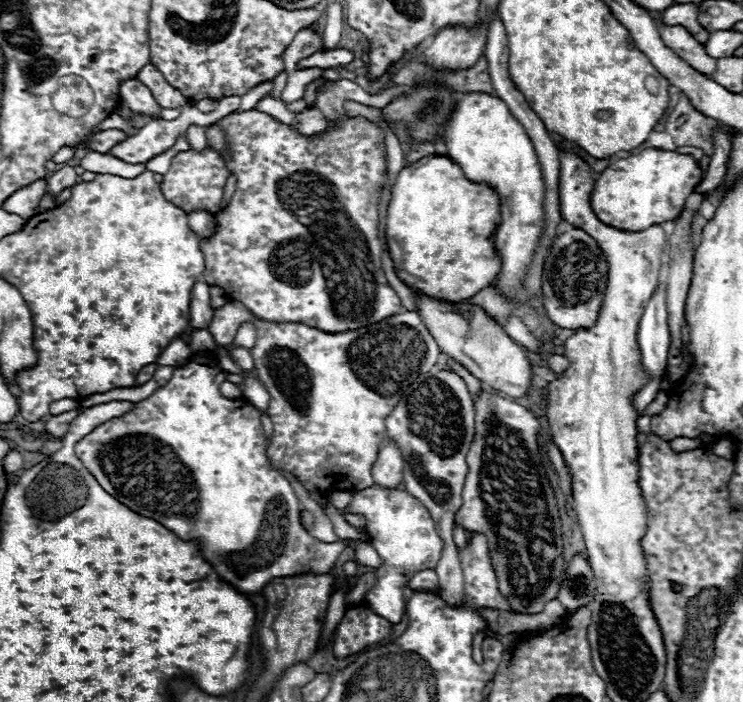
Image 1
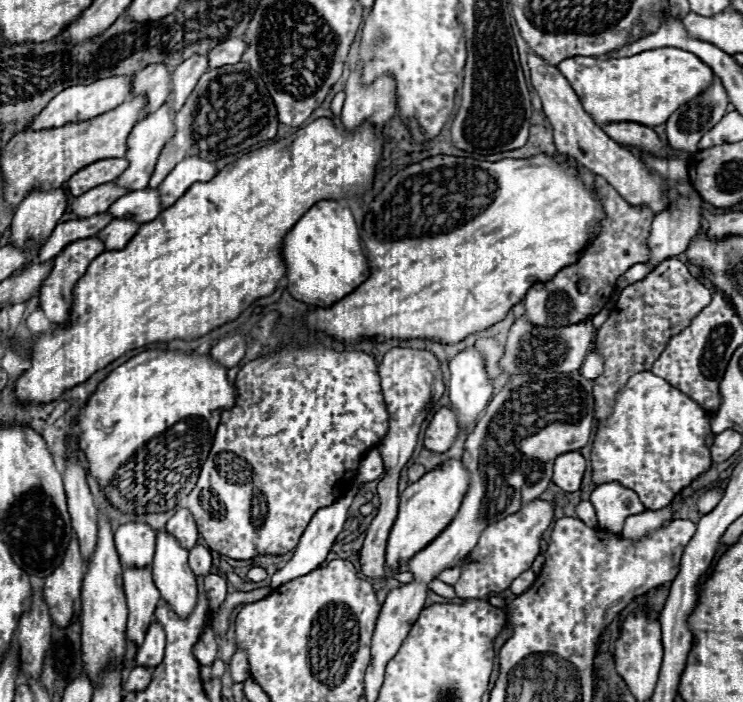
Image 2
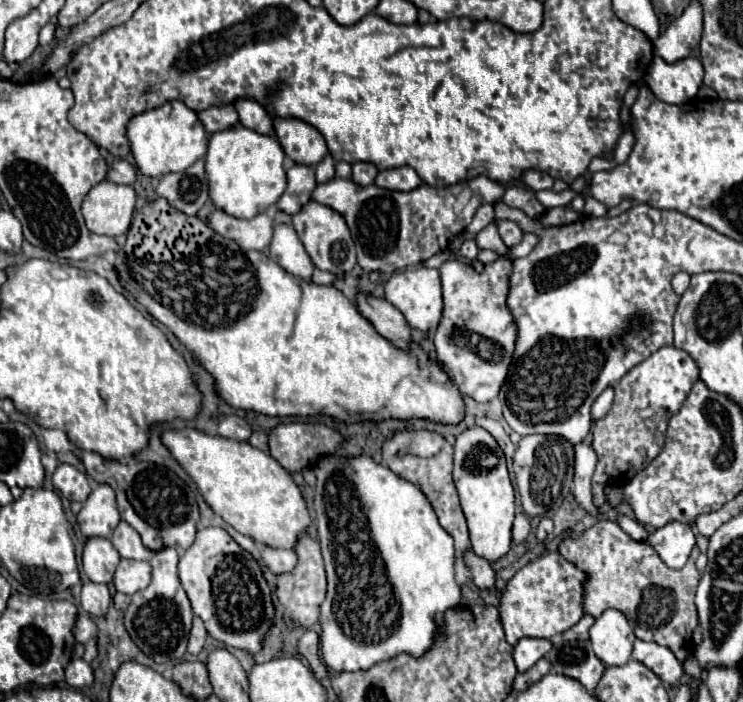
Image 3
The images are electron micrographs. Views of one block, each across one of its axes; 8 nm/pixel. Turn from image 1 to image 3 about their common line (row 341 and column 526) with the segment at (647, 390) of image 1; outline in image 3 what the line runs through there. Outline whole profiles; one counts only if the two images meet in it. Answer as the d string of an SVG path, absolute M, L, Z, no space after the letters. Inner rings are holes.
M522 638L516 646L514 646L514 662L518 672L526 672L528 668L532 668L540 658L544 658L544 654L550 650L550 640L542 640L542 638Z

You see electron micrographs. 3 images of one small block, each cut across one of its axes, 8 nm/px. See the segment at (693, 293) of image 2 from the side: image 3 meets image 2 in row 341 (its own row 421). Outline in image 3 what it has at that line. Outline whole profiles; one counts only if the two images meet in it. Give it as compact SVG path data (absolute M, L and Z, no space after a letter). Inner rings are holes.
M664 346L634 366L616 386L610 412L594 422L592 448L598 454L594 482L602 486L624 486L644 470L664 448L668 422L680 412L686 396L700 378L696 360L674 346Z

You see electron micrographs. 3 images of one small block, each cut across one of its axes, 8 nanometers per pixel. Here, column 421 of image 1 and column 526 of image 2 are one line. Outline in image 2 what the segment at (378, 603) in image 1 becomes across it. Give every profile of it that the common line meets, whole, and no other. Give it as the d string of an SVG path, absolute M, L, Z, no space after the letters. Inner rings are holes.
M534 500L523 509L488 526L480 536L476 548L458 564L462 568L460 580L454 584L458 598L486 598L492 592L502 592L502 576L520 576L530 570L534 558L540 554L542 534L554 518L554 502Z

